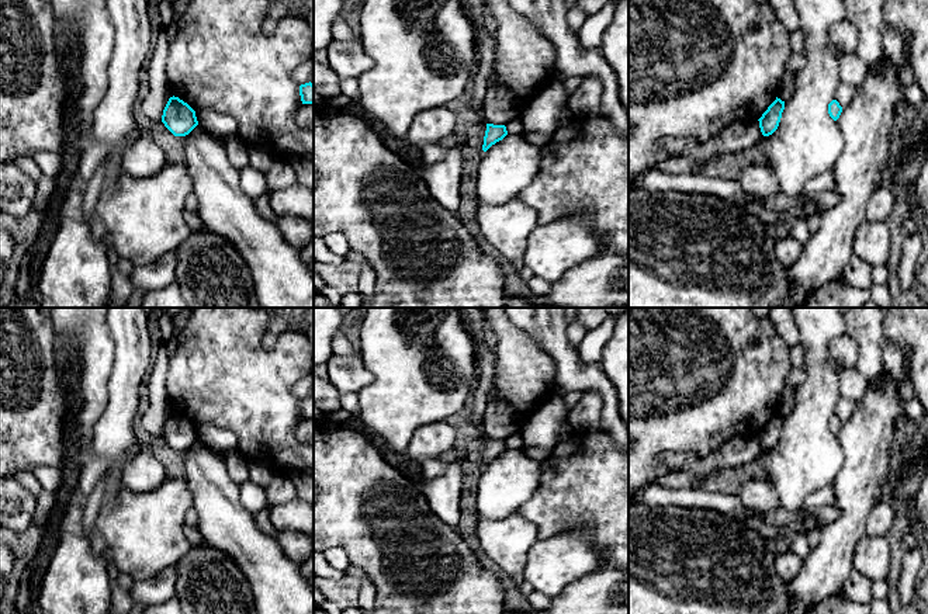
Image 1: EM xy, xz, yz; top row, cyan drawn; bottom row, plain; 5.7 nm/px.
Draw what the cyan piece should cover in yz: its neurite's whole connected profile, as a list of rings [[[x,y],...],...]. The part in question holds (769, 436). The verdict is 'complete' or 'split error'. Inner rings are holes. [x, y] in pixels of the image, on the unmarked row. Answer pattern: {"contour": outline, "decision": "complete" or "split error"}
{"contour": [[[776,412],[776,414],[768,422],[768,424],[758,434],[763,451],[769,451],[778,444],[783,424],[785,416]]], "decision": "complete"}

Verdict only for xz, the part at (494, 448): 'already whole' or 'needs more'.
already whole

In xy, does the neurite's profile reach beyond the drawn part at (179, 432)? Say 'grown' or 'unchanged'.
unchanged

